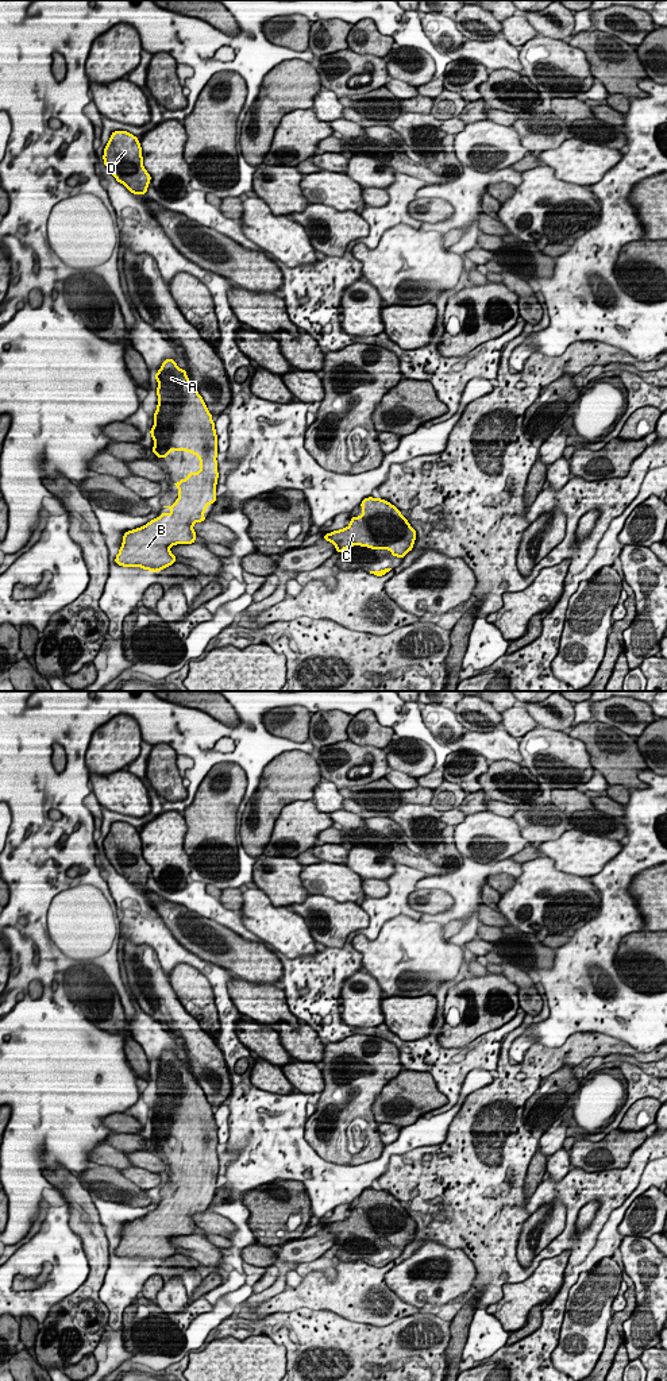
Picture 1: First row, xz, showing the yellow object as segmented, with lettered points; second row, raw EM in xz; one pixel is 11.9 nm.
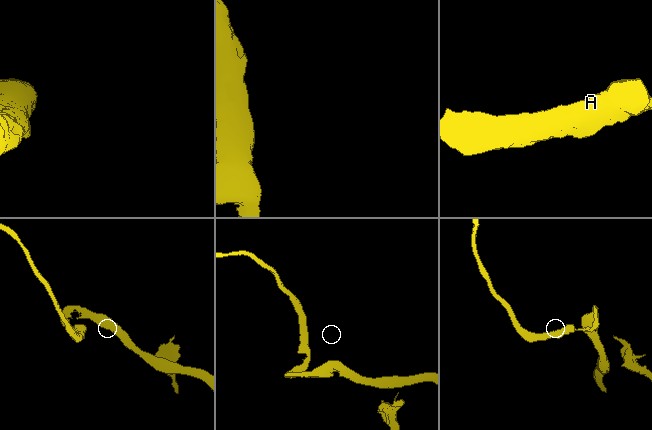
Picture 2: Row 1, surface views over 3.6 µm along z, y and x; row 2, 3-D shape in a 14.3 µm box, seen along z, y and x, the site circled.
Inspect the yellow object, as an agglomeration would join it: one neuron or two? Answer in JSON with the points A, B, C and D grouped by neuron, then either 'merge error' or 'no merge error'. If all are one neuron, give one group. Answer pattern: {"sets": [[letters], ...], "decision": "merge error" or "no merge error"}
{"sets": [["A", "B", "C", "D"]], "decision": "no merge error"}

